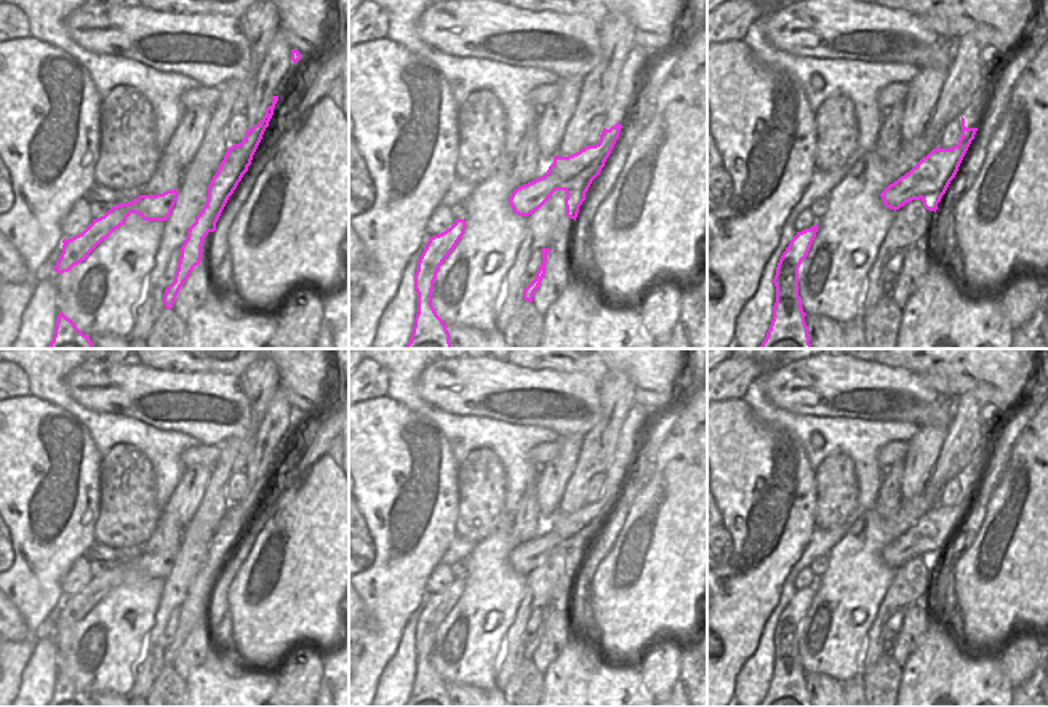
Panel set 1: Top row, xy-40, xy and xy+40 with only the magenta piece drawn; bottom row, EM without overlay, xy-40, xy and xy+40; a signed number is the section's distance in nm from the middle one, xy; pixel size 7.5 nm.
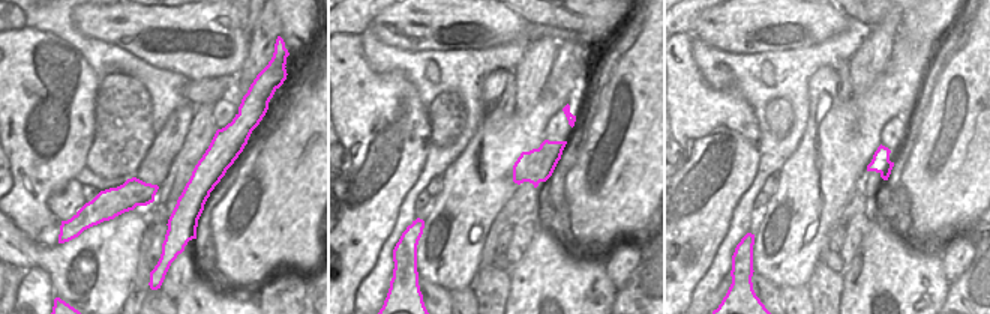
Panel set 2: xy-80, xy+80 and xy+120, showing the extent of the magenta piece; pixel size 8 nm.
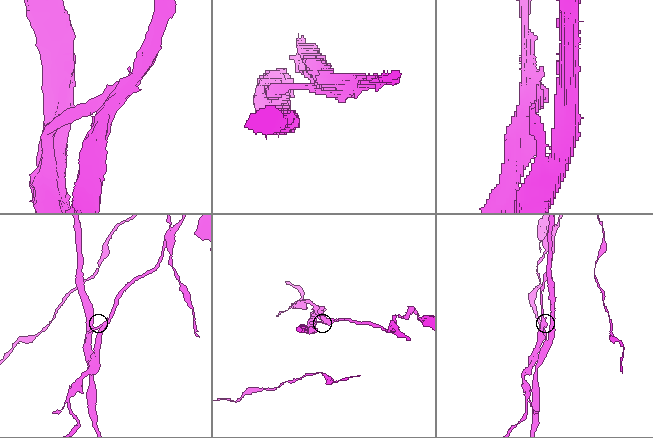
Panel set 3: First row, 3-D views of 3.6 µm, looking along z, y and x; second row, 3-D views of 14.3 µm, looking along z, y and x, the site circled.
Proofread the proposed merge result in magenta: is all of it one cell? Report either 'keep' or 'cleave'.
cleave

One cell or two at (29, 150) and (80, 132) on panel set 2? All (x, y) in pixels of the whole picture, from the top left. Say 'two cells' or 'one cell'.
one cell

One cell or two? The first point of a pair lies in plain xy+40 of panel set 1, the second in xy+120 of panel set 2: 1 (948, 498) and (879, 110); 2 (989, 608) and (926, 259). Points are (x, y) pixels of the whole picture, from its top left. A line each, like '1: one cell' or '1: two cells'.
1: two cells
2: two cells

